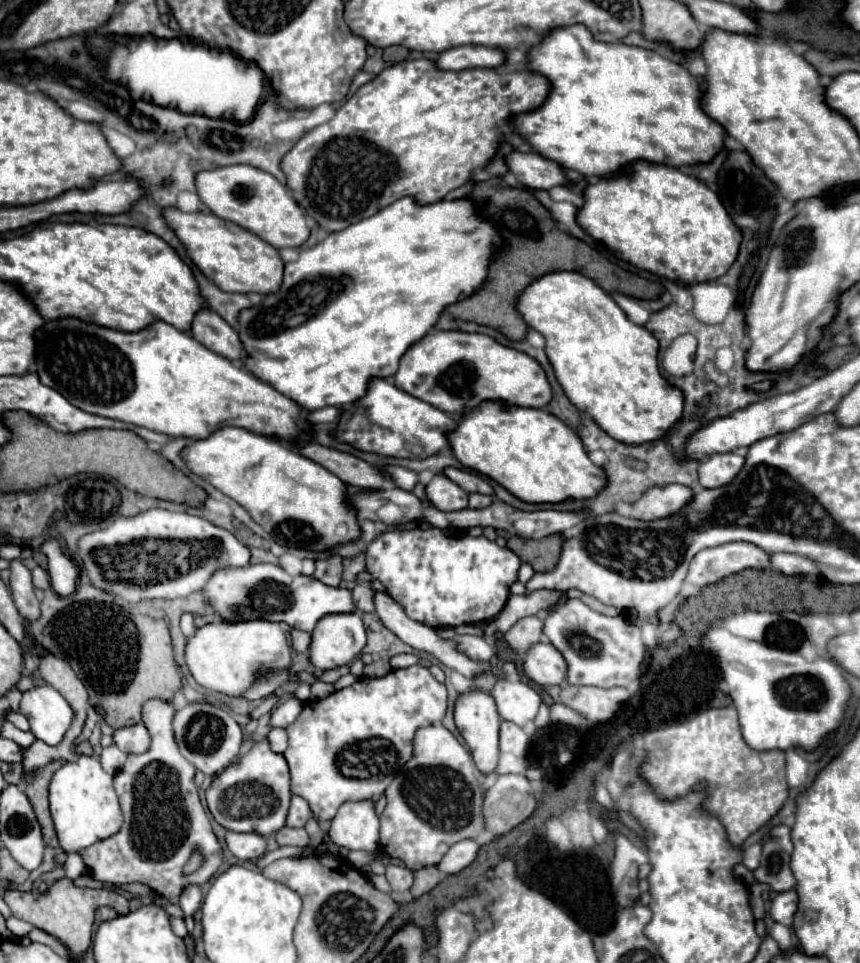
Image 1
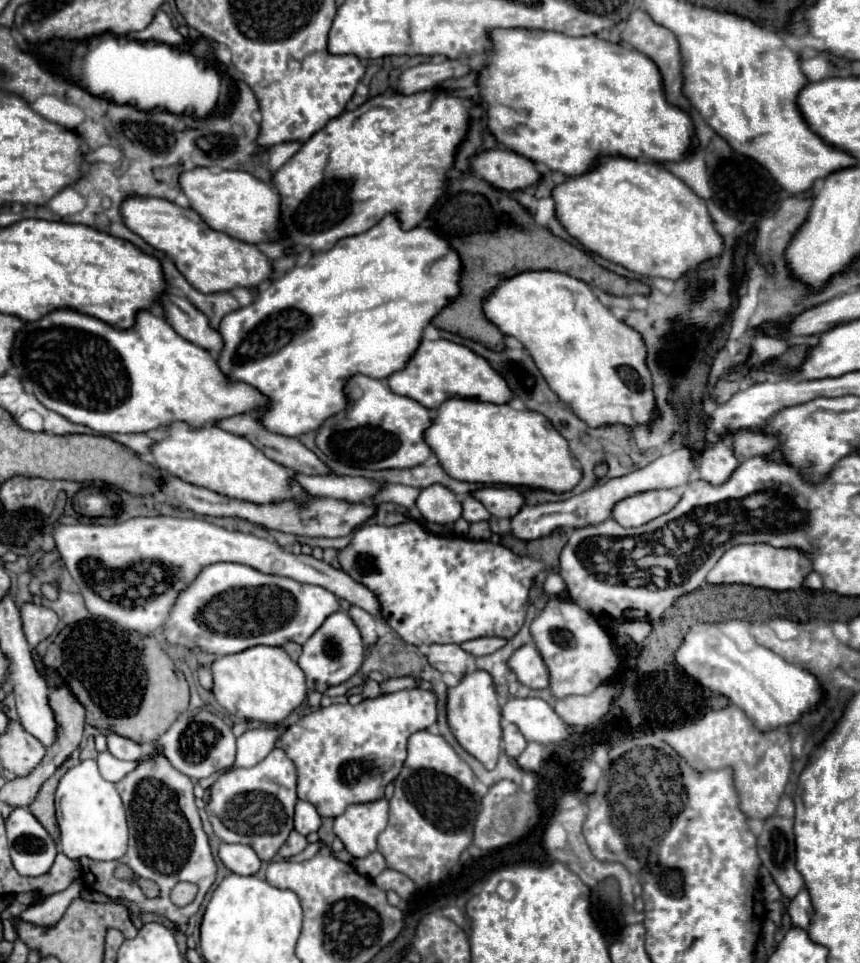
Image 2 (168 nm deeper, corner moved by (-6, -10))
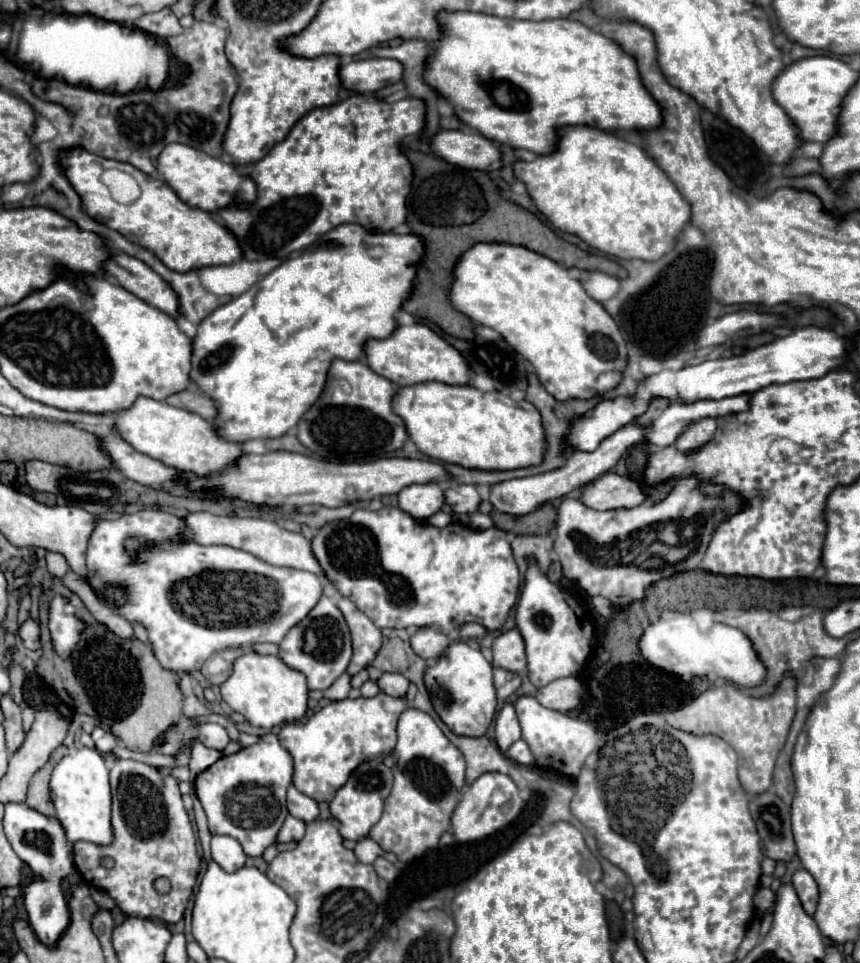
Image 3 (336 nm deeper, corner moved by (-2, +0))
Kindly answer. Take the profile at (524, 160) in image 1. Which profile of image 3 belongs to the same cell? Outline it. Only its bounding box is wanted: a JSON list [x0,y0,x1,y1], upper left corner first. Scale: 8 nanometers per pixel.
[430,130,498,170]

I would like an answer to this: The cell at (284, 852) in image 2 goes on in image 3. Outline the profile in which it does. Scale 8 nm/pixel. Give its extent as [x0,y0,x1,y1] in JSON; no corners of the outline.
[278,816,306,842]

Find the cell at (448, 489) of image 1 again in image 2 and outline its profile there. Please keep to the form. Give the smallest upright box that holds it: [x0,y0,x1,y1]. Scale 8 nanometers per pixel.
[416,484,462,526]

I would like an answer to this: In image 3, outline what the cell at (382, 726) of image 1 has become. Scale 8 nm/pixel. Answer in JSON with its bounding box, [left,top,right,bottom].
[278,694,406,802]

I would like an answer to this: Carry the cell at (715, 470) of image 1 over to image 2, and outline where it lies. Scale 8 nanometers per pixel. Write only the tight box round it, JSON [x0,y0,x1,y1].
[698,440,740,484]

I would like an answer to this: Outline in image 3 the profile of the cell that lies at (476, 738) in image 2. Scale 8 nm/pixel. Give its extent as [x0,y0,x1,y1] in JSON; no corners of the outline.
[424,640,496,736]

